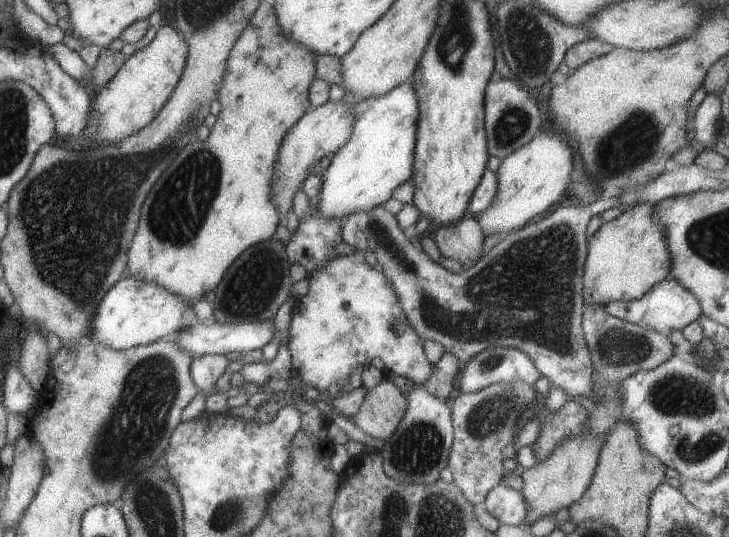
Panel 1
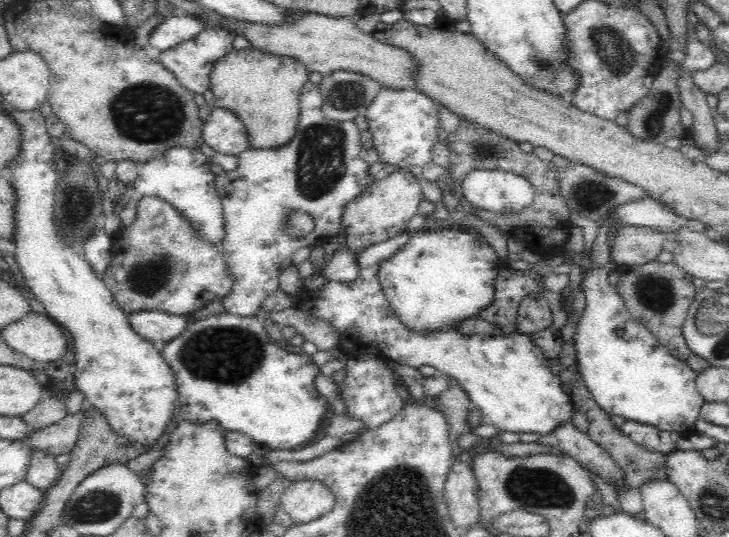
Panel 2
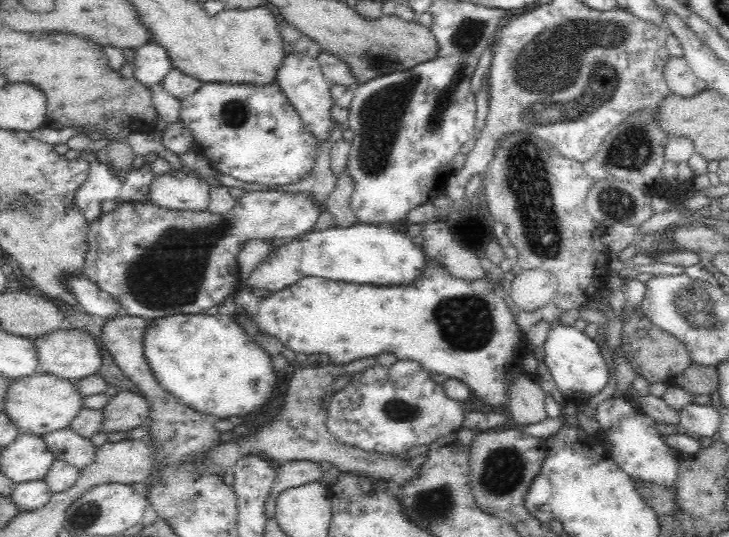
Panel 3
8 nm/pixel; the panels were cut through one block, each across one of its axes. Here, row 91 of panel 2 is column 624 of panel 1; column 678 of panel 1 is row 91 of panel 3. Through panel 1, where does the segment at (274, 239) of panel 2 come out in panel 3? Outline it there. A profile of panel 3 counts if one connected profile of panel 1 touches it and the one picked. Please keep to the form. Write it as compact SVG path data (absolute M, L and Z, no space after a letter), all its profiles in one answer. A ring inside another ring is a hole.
M288 54L284 56L284 62L278 68L276 84L288 98L288 102L300 114L300 118L306 124L306 129L316 137L318 146L321 142L329 141L334 119L330 117L330 109L334 106L331 96L331 86L324 78L322 68L316 59L304 54Z

